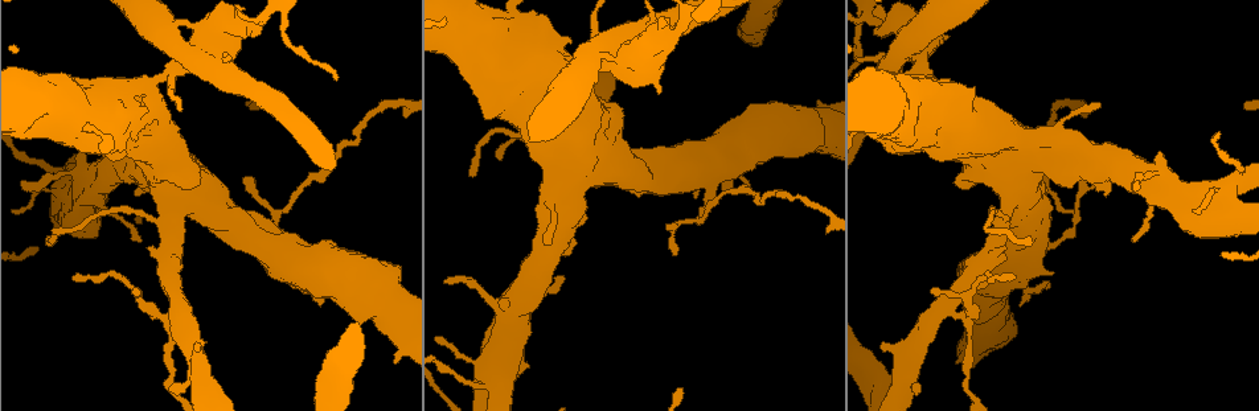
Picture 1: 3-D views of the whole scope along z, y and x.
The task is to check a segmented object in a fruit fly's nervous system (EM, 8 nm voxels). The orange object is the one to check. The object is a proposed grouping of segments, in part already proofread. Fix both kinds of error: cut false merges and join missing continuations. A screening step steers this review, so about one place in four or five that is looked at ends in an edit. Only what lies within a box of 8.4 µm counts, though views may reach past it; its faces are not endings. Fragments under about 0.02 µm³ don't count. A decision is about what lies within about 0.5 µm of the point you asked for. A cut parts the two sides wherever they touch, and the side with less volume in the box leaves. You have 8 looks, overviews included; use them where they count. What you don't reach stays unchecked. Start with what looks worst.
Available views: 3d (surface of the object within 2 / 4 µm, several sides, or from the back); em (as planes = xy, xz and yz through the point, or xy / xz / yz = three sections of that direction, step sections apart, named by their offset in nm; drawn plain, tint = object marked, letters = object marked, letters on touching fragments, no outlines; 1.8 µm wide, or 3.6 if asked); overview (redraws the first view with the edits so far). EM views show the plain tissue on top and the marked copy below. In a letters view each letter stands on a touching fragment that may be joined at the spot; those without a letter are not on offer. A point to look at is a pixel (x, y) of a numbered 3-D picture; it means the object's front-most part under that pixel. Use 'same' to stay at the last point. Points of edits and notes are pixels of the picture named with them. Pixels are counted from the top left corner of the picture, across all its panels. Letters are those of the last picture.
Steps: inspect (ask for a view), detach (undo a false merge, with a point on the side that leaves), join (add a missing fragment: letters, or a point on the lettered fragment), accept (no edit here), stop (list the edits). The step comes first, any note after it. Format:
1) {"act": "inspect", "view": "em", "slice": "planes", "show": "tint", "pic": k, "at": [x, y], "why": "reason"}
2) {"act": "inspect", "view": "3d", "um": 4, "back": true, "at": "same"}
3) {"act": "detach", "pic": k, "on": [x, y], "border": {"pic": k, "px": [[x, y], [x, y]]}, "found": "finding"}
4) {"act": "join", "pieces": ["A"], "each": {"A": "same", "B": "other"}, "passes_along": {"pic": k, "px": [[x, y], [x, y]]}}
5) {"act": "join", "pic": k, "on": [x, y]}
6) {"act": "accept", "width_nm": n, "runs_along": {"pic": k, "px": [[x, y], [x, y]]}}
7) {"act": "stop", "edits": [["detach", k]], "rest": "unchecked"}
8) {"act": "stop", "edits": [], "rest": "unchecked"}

{"act": "inspect", "view": "em", "slice": "yz", "step": 16, "show": "tint", "pic": 1, "at": [608, 65], "why": "a narrow waist"}

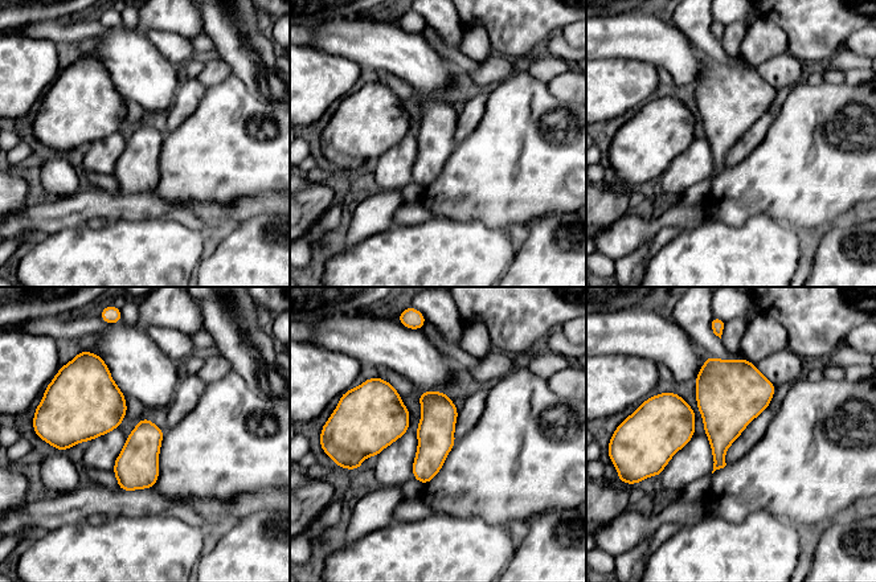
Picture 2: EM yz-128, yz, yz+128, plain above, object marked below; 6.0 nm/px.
{"act": "inspect", "view": "em", "slice": "planes", "show": "letters", "at": "same"}

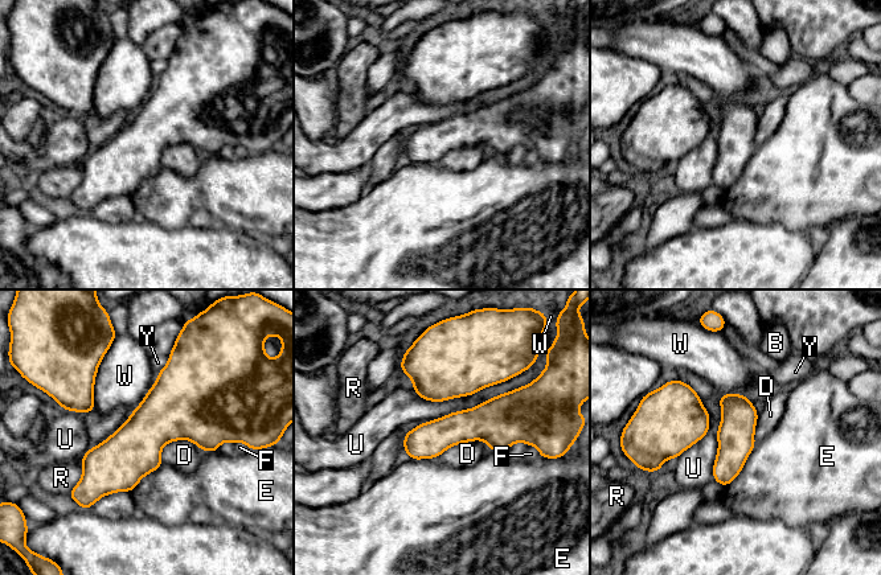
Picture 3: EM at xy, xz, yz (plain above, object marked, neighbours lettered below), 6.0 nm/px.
{"act": "accept", "each": {"B": "other", "D": "other", "E": "other", "F": "other", "R": "other", "U": "other", "W": "other", "Y": "other"}, "border": {"pic": 3, "px": [[488, 446], [462, 442], [433, 459]]}, "found": "all the same neuron"}

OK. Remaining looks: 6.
{"act": "inspect", "view": "3d", "um": 4, "pic": 1, "at": [95, 120], "why": "calibre changes"}

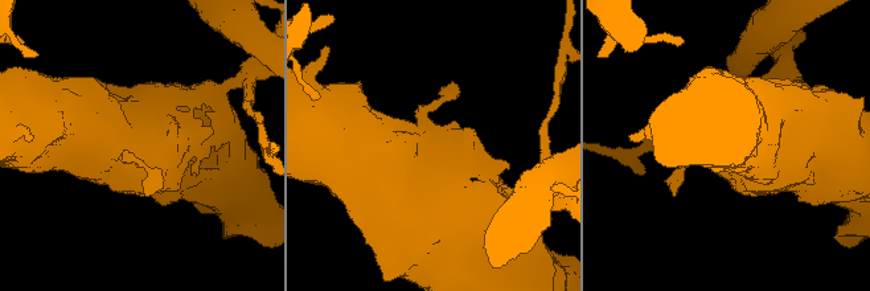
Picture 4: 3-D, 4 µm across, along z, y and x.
{"act": "inspect", "view": "em", "um": 3.6, "slice": "planes", "show": "letters", "pic": 4, "at": [435, 161], "why": "shape alone is not enough"}

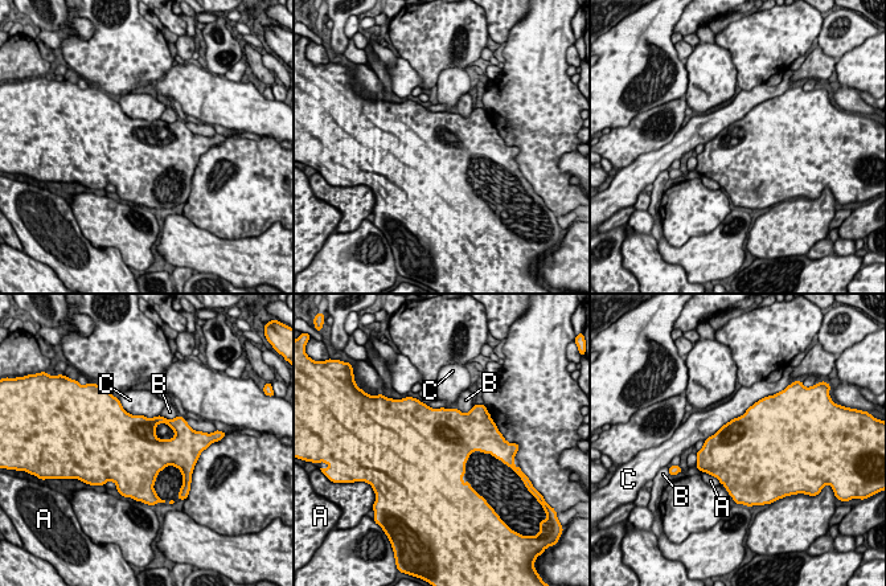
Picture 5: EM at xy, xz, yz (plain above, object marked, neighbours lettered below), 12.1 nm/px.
{"act": "accept", "width_nm": 650, "each": {"A": "other", "B": "other", "C": "other"}, "border": {"pic": 5, "px": [[758, 401], [724, 423], [704, 442]]}, "found": "all the same neuron"}

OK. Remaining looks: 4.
{"act": "inspect", "view": "em", "um": 3.6, "slice": "planes", "show": "letters", "pic": 1, "at": [175, 164]}

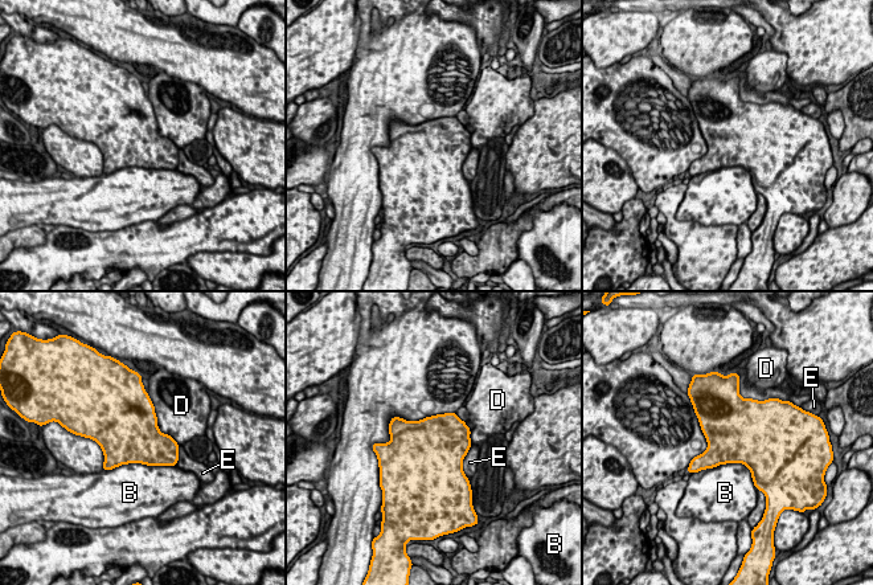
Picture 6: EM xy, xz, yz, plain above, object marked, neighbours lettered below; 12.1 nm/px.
{"act": "accept", "each": {"B": "other", "D": "other", "E": "other"}, "border": {"pic": 6, "px": [[147, 395], [158, 428], [179, 445]]}, "found": "one neuron here"}

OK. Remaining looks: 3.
{"act": "stop", "edits": [], "rest": "unchecked"}

